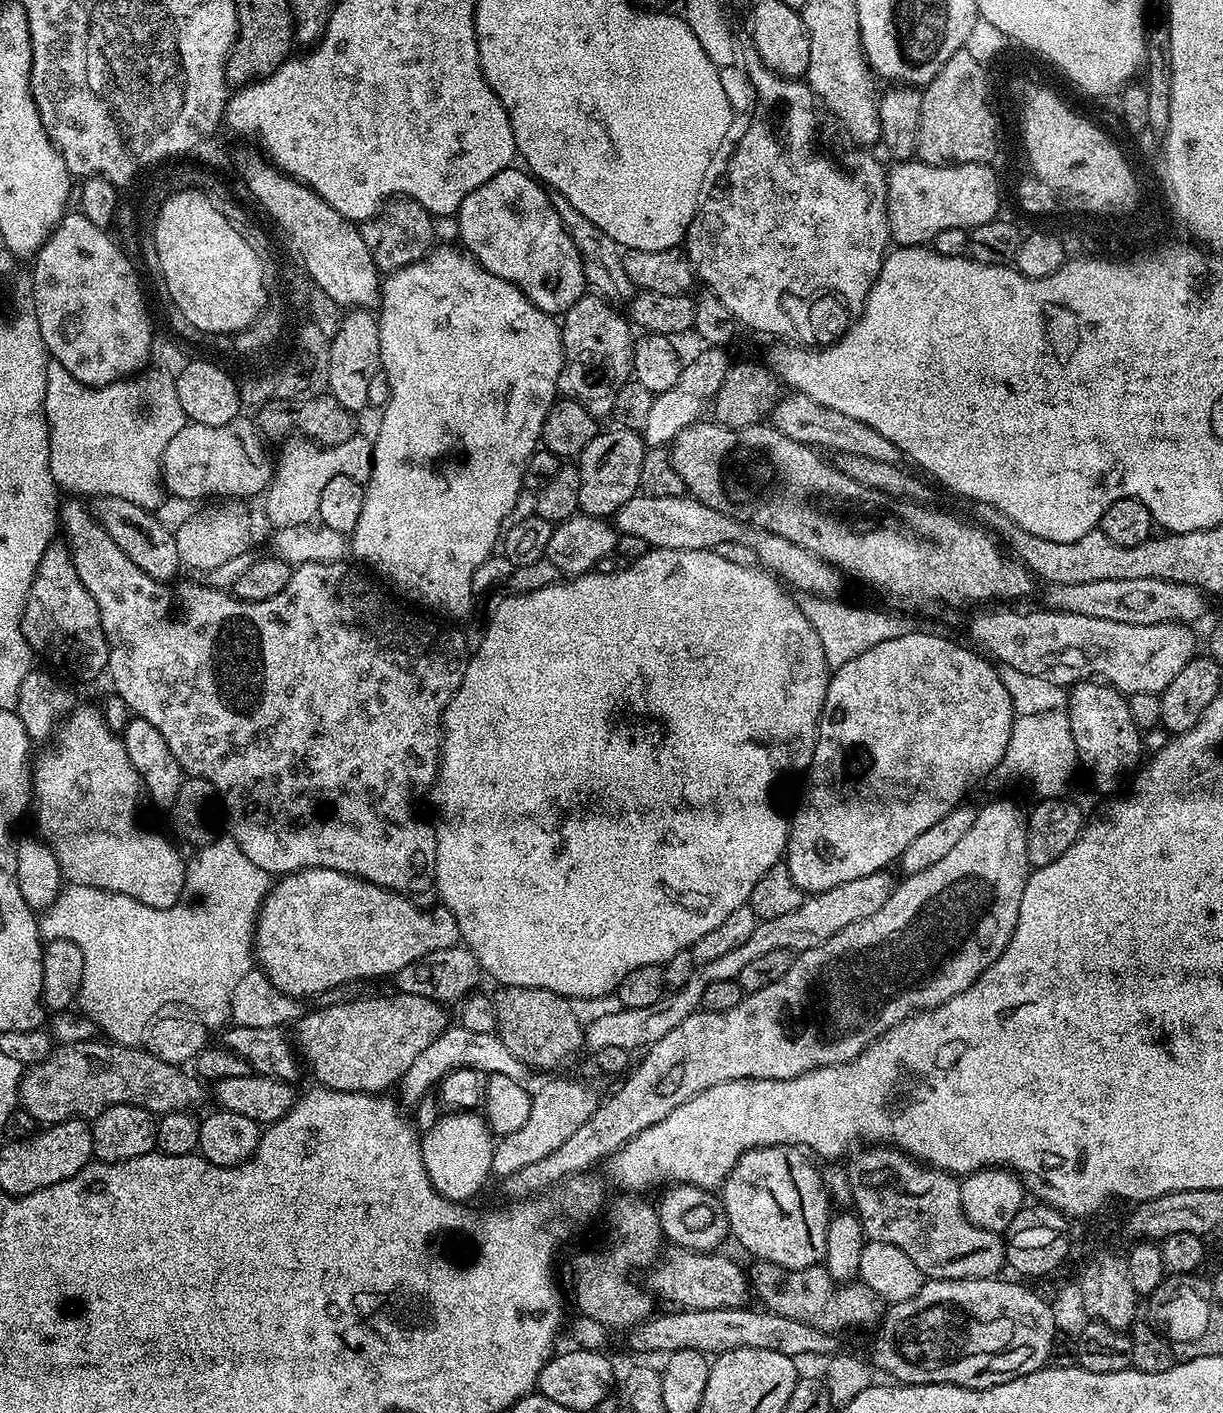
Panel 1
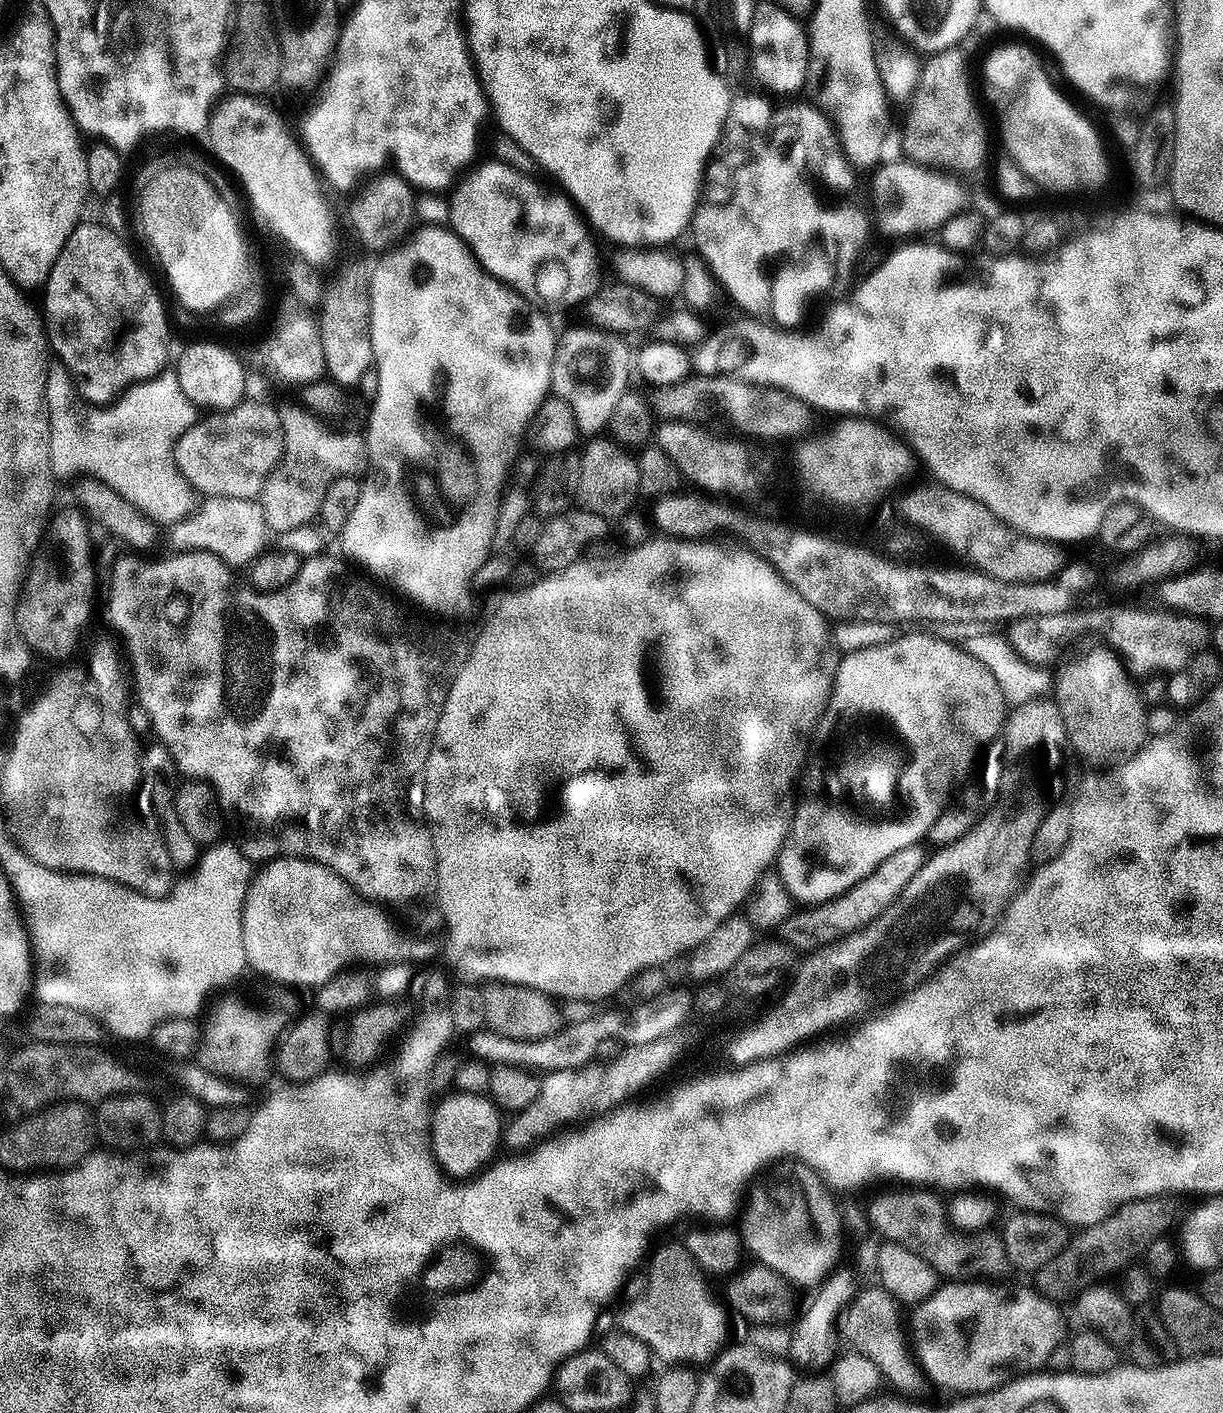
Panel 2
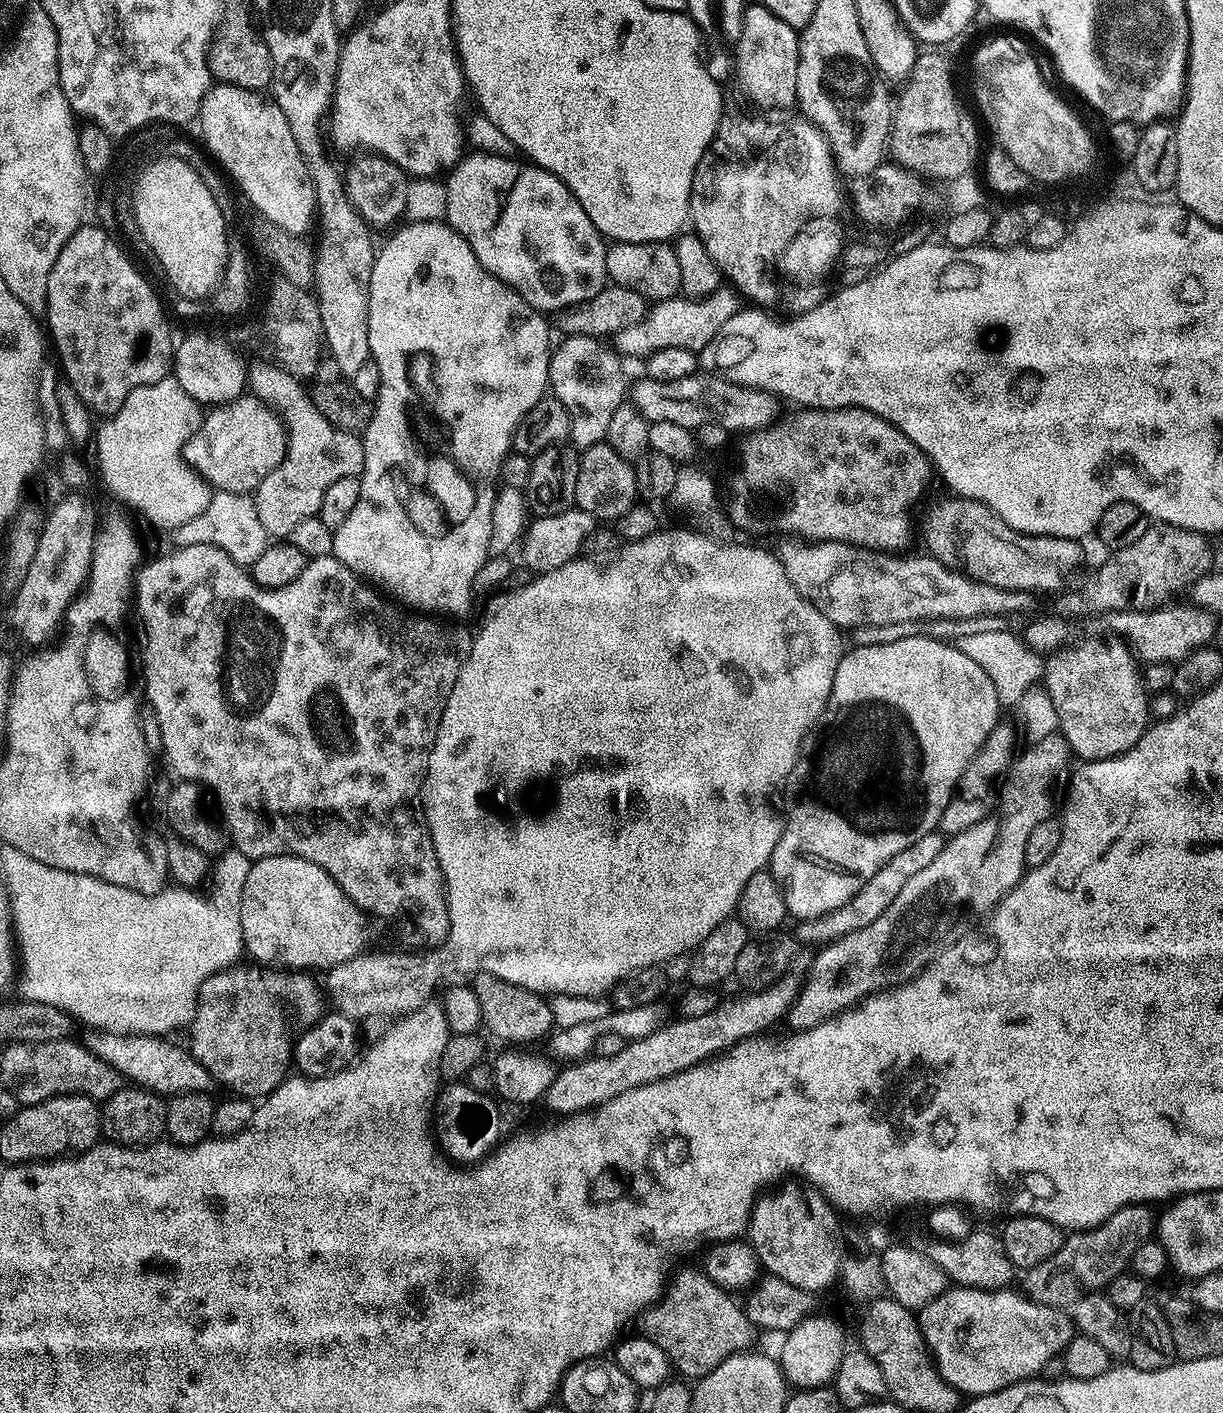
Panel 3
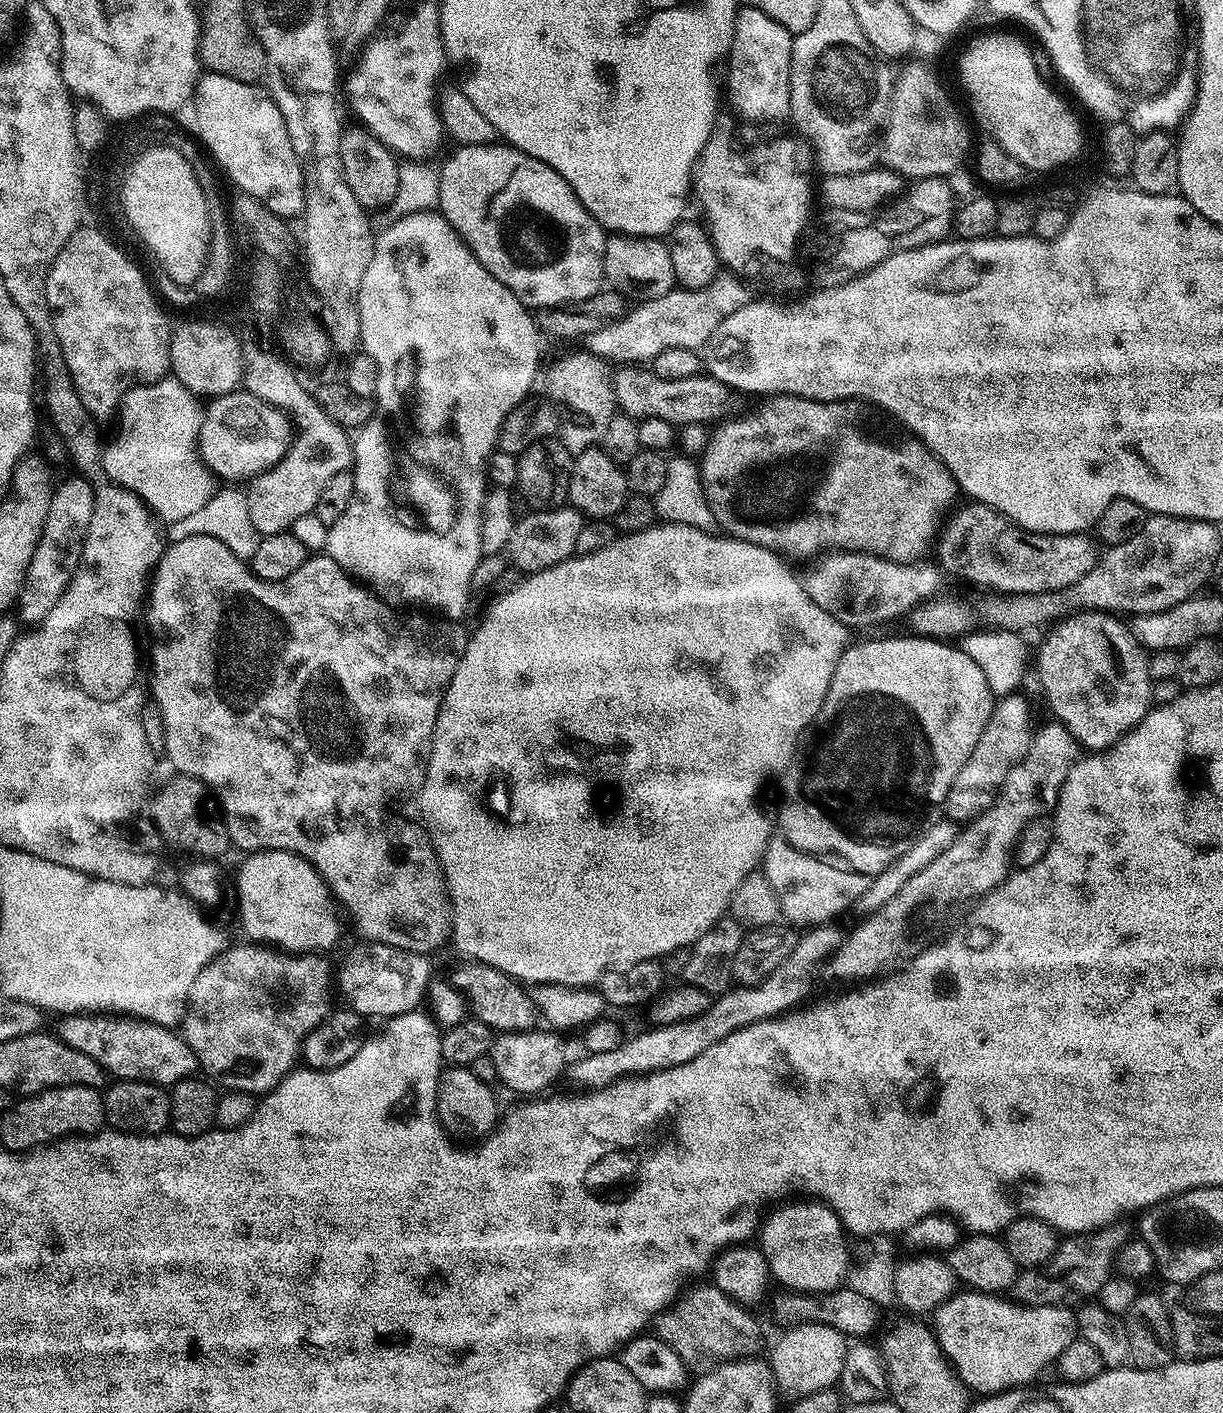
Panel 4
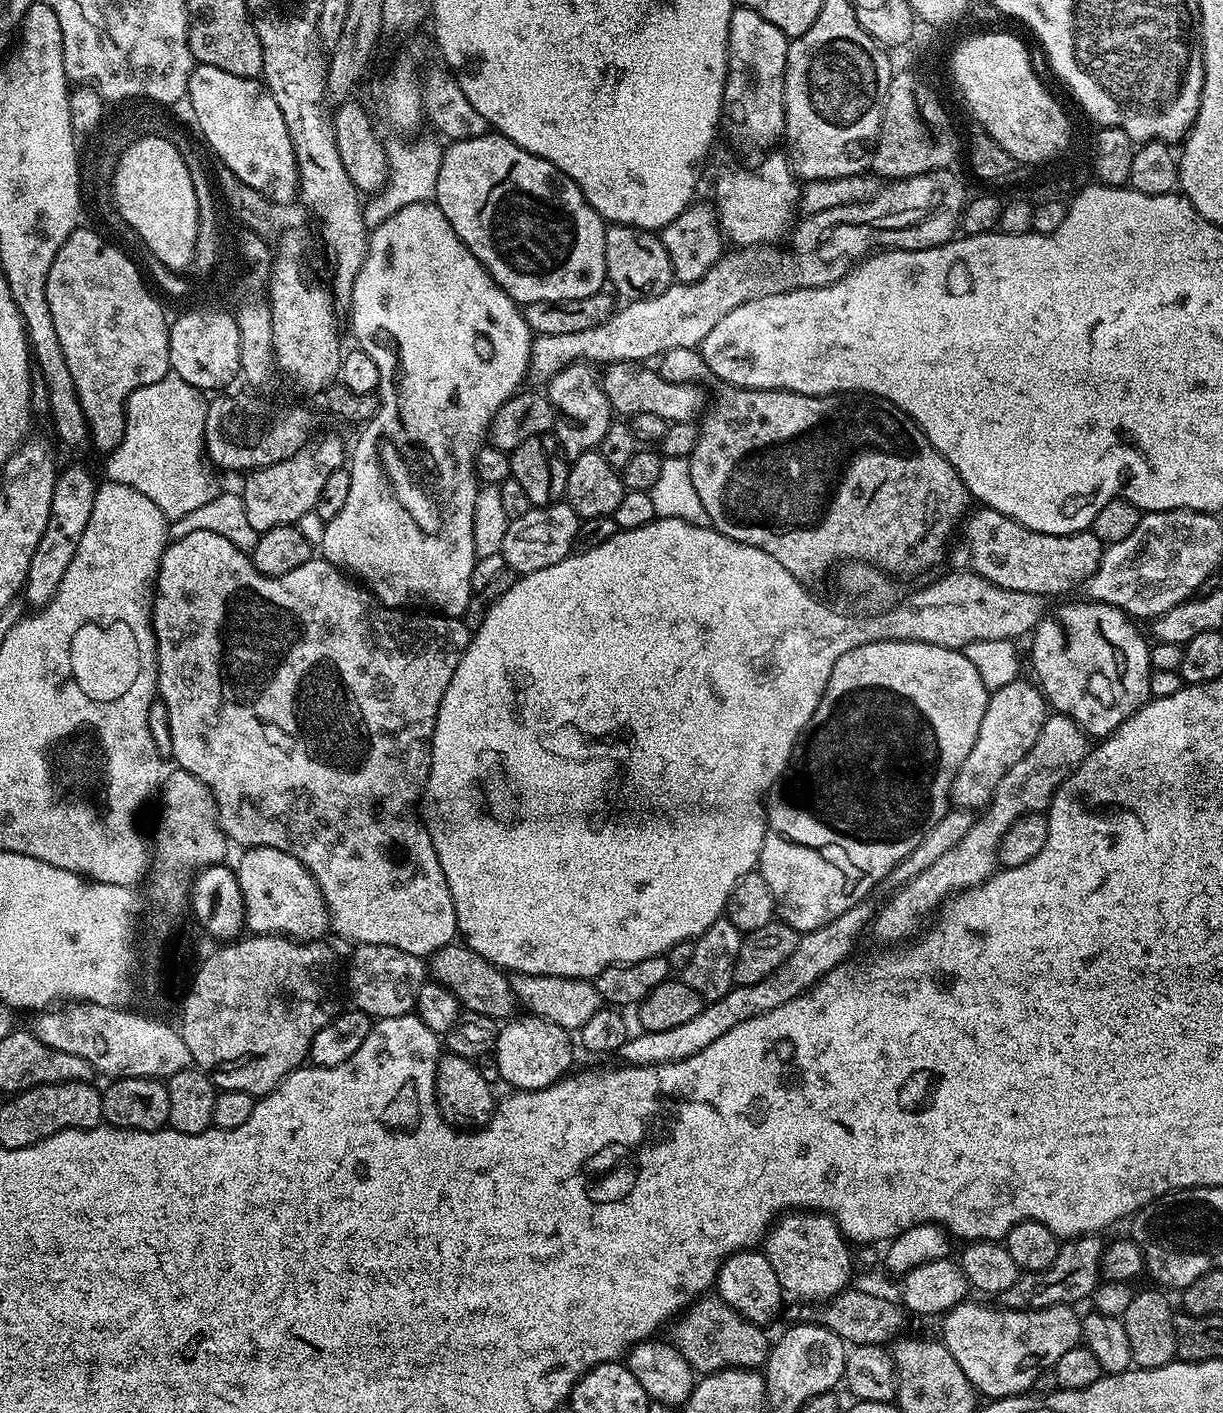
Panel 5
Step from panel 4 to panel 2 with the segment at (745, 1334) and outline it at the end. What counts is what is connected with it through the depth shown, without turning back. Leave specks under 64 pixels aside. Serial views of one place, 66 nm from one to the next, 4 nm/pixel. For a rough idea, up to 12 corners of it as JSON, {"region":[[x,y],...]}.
{"region":[[683,1243],[616,1316],[657,1361],[711,1361],[729,1313]]}

